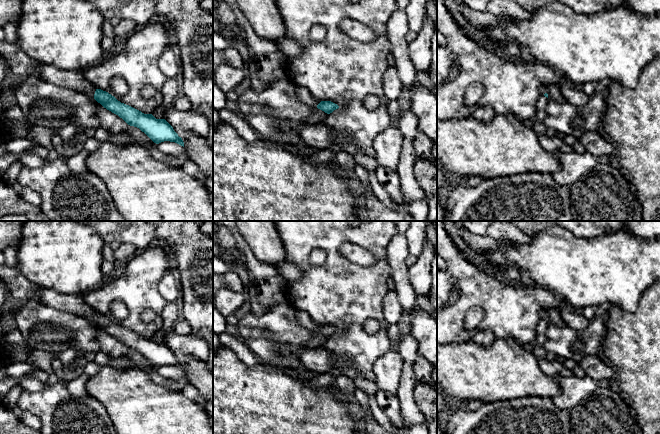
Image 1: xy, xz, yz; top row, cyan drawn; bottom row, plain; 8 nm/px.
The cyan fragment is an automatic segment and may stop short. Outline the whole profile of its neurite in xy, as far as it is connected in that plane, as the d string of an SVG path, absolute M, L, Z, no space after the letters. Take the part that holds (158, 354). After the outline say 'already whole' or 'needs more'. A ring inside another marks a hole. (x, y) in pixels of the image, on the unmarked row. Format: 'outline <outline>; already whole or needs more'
outline M40 287L35 291L34 296L35 299L56 310L78 315L94 322L104 332L122 342L128 349L139 352L154 367L170 365L184 371L182 362L165 343L156 343L152 338L144 338L121 327L108 316L92 309L82 295L67 295Z; needs more

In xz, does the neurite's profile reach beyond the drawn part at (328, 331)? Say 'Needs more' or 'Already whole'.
Needs more

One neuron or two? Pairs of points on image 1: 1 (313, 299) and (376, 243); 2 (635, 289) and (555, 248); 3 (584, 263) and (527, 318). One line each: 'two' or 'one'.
1: one
2: one
3: two

